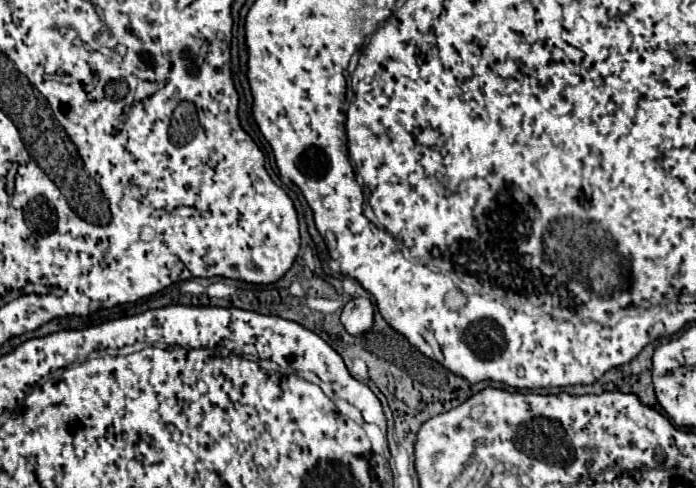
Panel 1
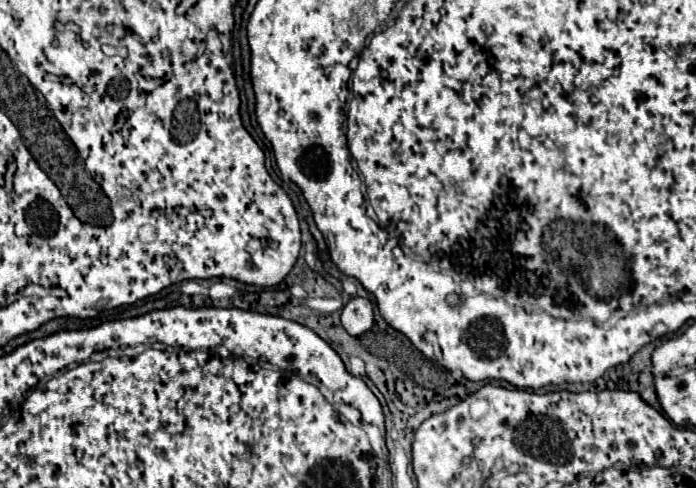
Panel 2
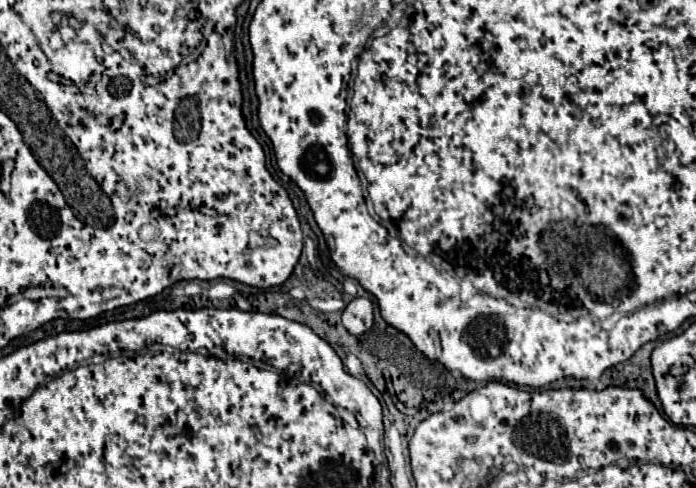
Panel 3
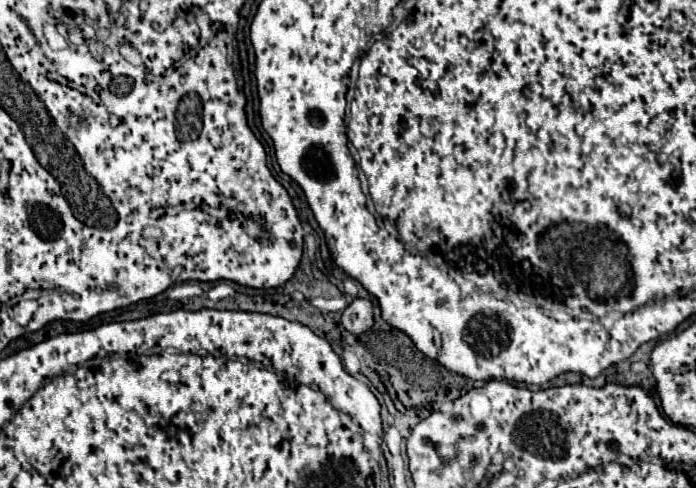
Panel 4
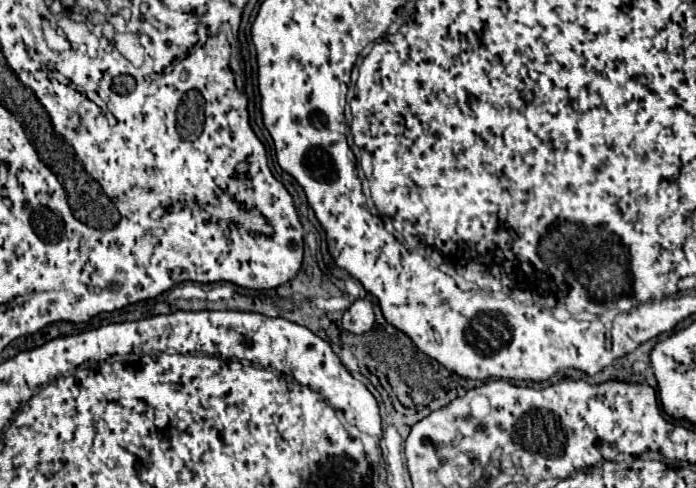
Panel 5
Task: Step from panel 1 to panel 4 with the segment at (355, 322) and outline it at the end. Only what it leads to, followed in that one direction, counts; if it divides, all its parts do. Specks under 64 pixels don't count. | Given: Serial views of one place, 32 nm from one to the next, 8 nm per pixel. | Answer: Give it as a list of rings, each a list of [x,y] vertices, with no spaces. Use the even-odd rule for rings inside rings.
[[[356,298],[342,314],[342,324],[352,334],[362,334],[372,328],[374,314],[372,314],[372,302],[364,298]]]

